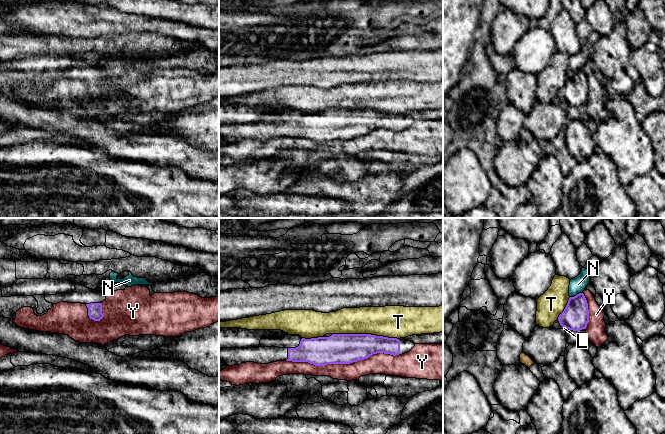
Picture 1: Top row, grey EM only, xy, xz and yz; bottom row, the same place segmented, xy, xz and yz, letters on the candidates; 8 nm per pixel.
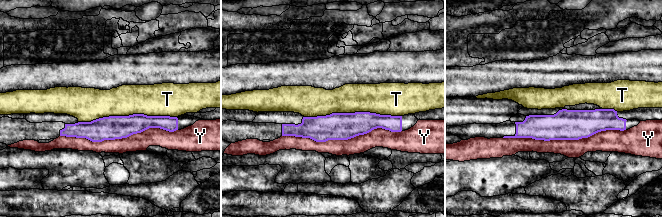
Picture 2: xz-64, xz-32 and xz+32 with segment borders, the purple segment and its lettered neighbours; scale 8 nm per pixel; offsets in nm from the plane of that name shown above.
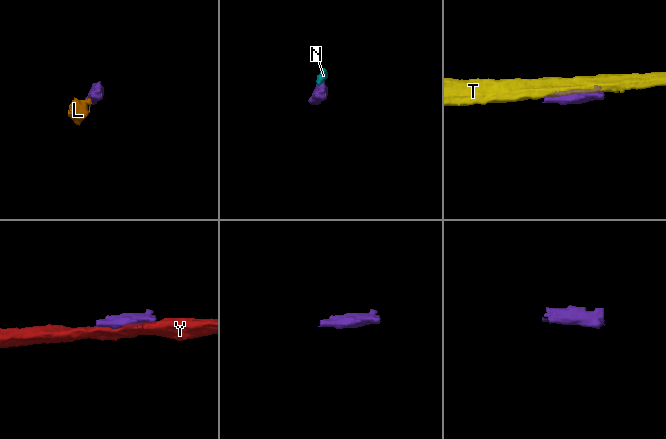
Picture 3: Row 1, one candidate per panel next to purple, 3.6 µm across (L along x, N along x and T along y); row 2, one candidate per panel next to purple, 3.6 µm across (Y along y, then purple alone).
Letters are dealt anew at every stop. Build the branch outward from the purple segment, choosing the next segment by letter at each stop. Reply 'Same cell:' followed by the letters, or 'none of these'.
Same cell: none of these

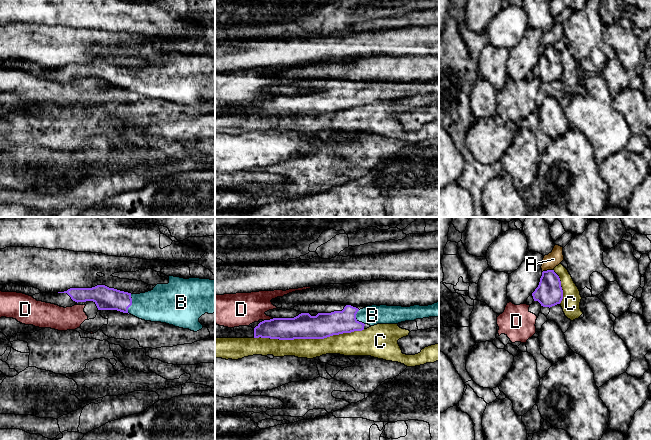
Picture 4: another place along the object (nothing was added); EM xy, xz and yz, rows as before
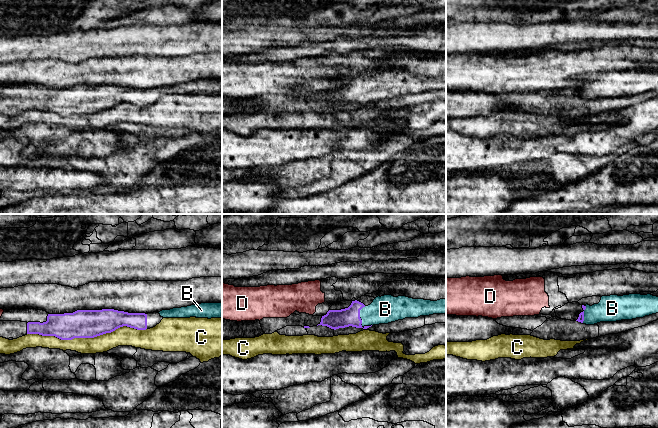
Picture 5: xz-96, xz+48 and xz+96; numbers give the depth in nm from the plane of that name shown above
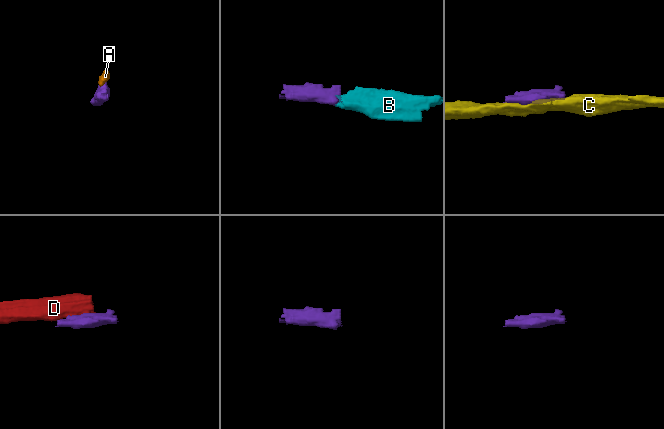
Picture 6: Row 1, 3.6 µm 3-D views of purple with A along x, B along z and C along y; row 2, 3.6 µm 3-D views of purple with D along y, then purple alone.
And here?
Same cell: B

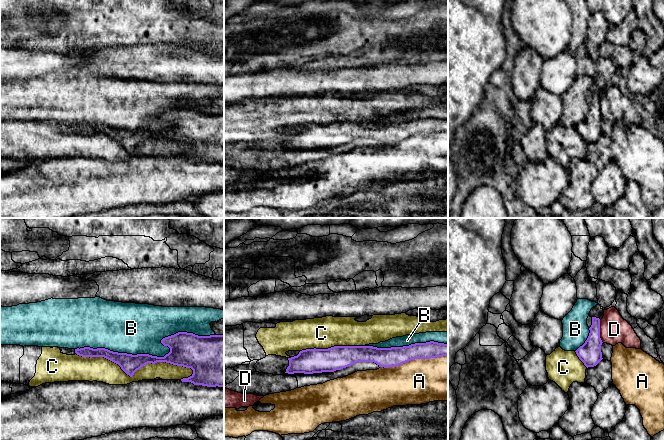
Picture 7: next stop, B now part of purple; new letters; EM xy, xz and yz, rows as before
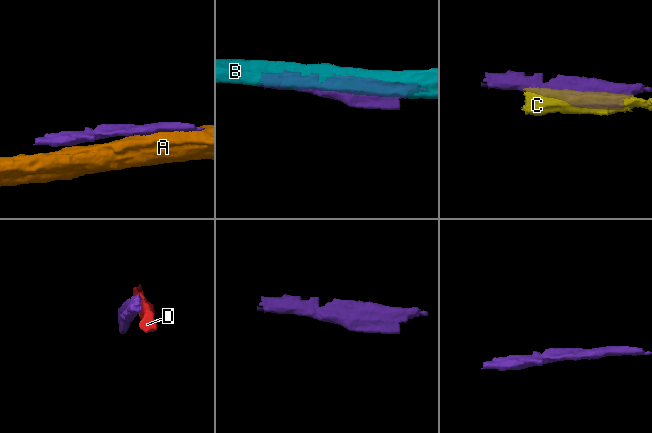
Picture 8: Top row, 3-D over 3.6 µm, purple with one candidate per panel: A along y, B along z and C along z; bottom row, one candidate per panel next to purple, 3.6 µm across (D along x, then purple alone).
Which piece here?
Same cell: none of these

